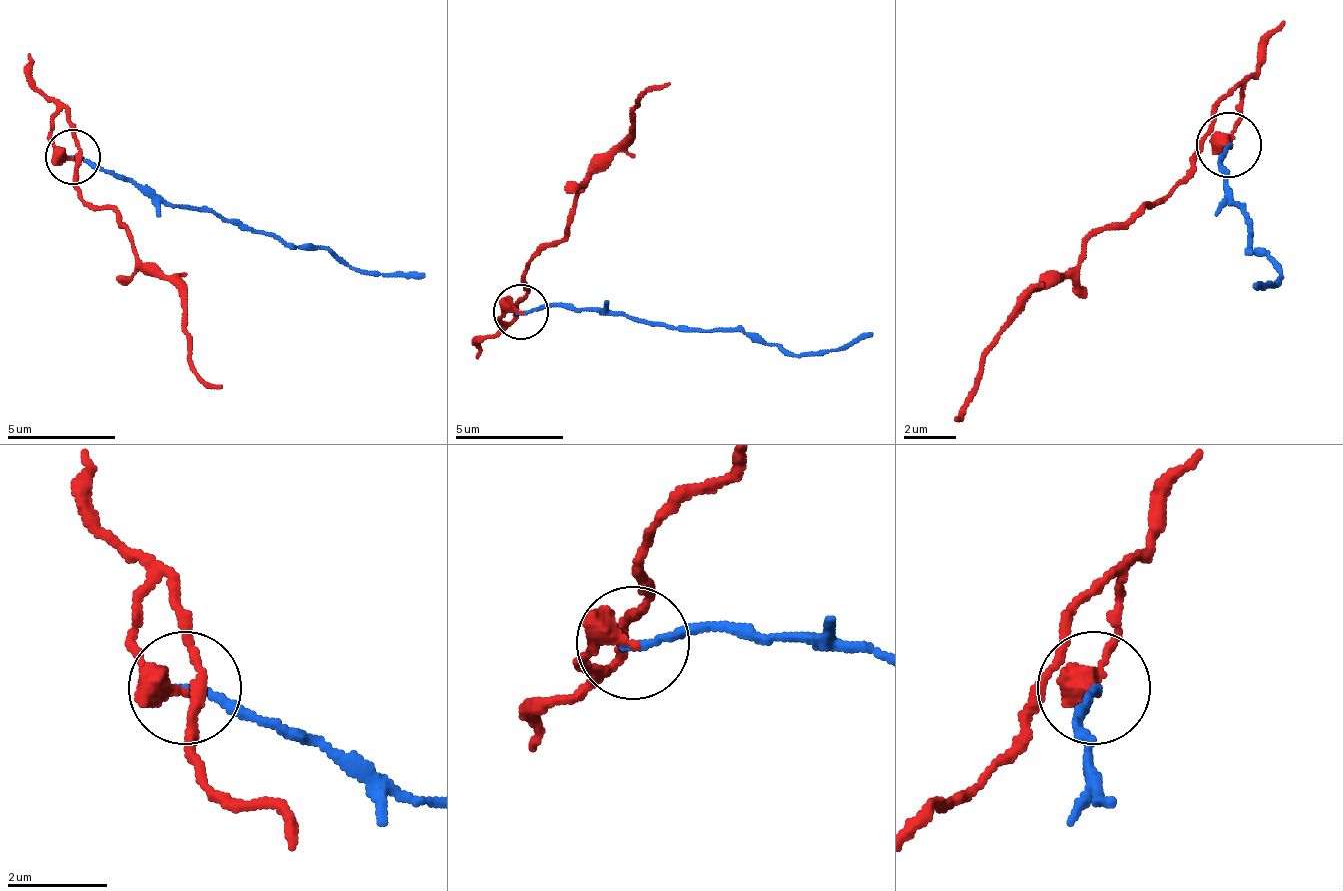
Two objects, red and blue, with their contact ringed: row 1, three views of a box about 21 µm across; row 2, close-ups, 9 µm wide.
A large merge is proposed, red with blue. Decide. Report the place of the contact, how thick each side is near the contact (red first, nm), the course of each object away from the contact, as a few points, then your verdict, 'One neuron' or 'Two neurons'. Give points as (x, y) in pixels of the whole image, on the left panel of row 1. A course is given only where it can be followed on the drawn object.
Place: (72, 157). Thickness 440 nm (red) against 160 nm. Course of red: (74, 158), (52, 142), (63, 109), (74, 191), (183, 294), (188, 359), (221, 386). Course of blue: (74, 158), (112, 169), (166, 201), (335, 250), (362, 272), (400, 272), (422, 278). Two neurons

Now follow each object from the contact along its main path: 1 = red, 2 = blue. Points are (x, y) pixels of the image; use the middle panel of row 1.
1: (522, 310), (500, 321), (527, 294), (522, 272), (565, 234), (582, 185), (631, 136), (636, 103), (669, 82)
2: (522, 310), (560, 305), (614, 310), (783, 343), (810, 354), (848, 348), (870, 332)

